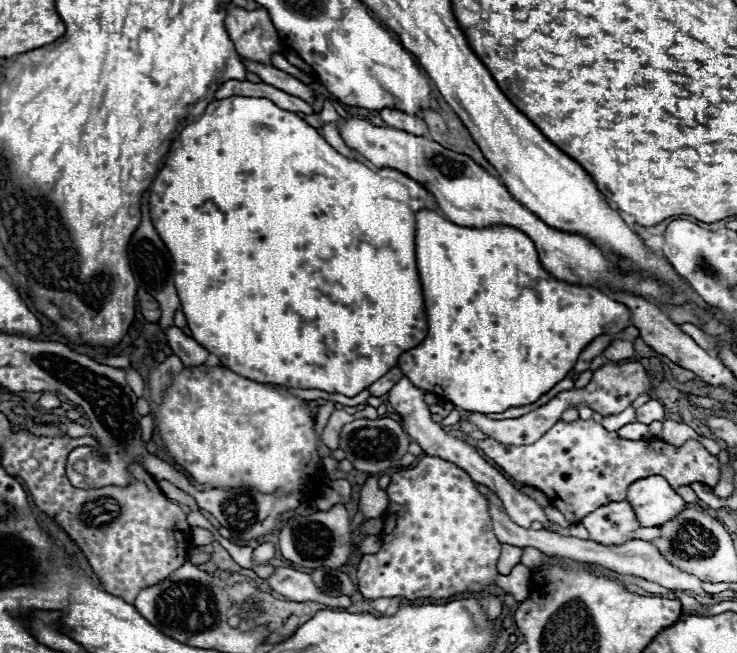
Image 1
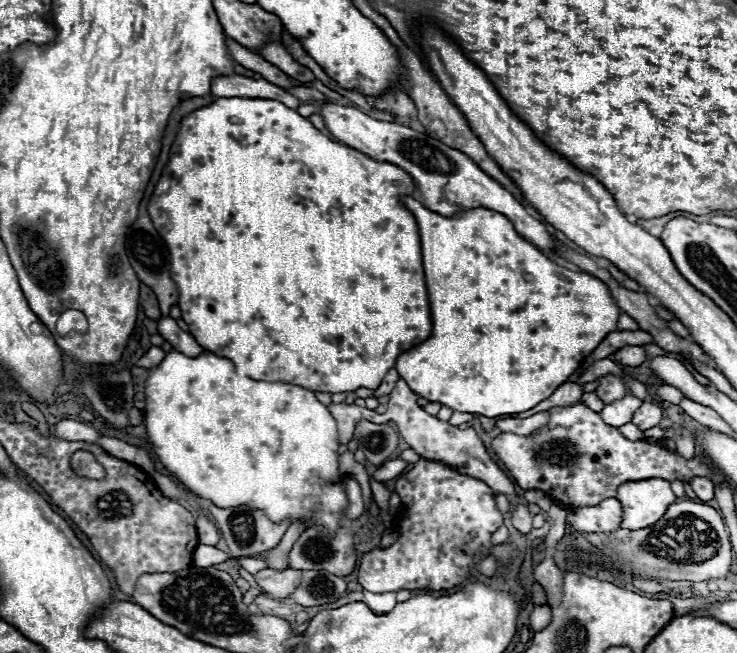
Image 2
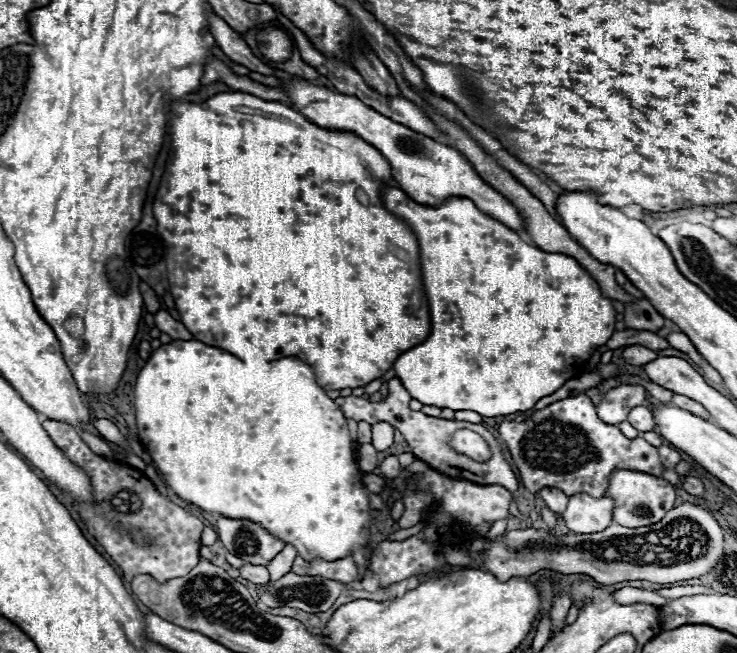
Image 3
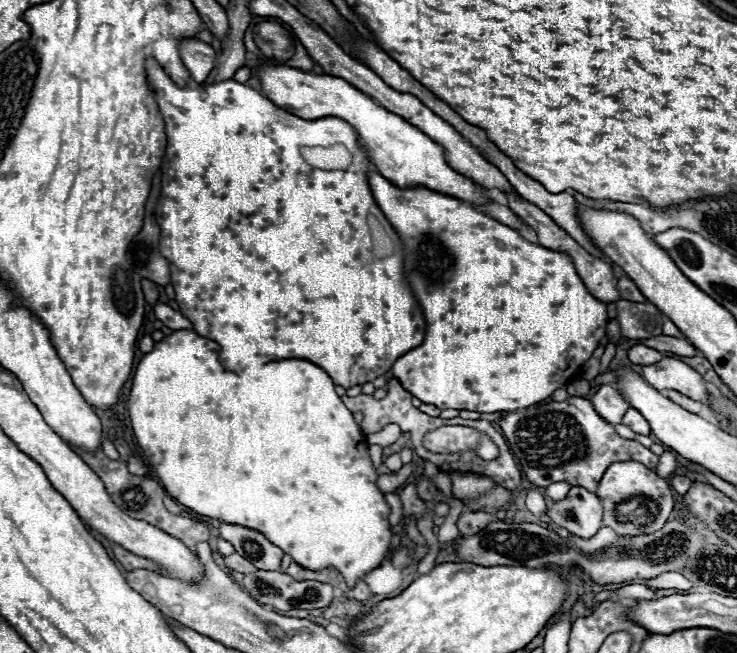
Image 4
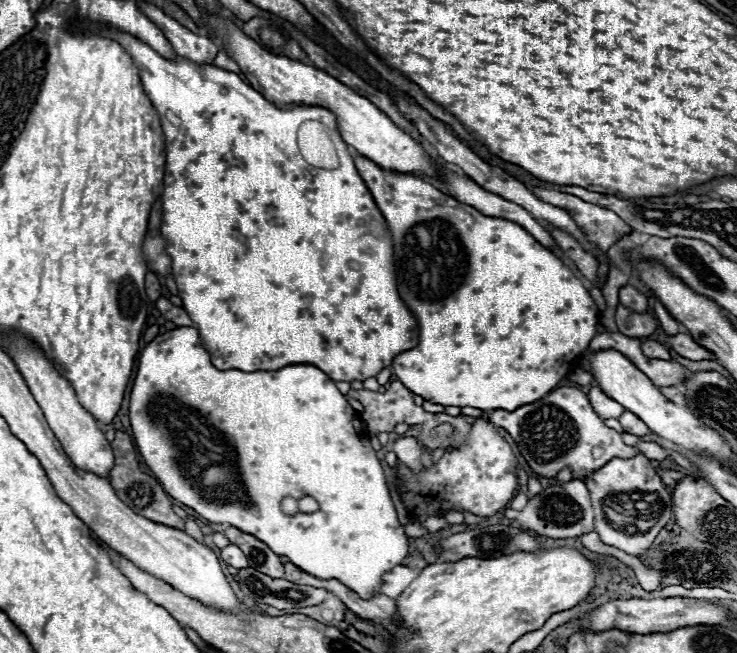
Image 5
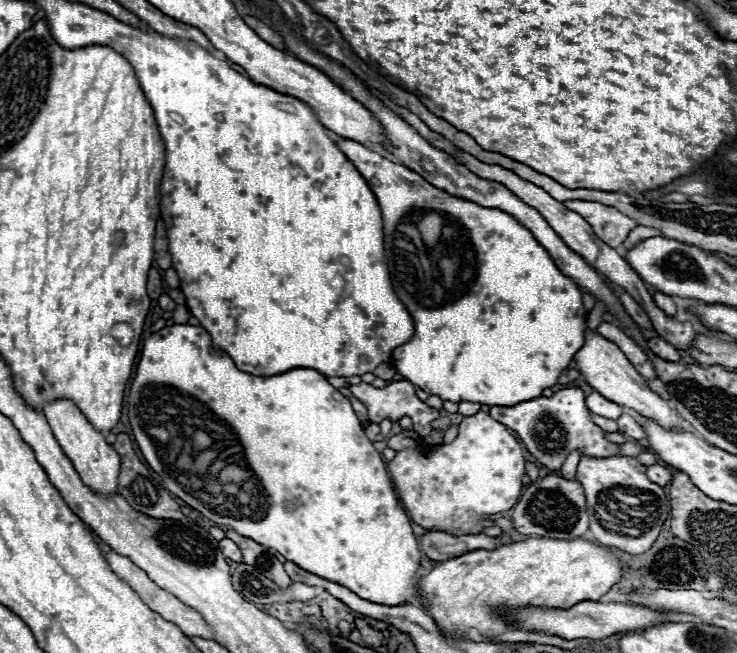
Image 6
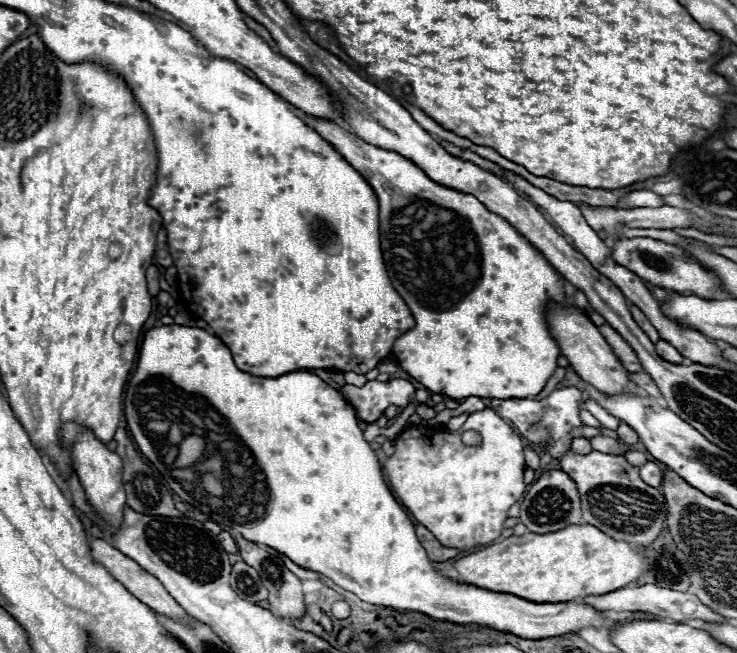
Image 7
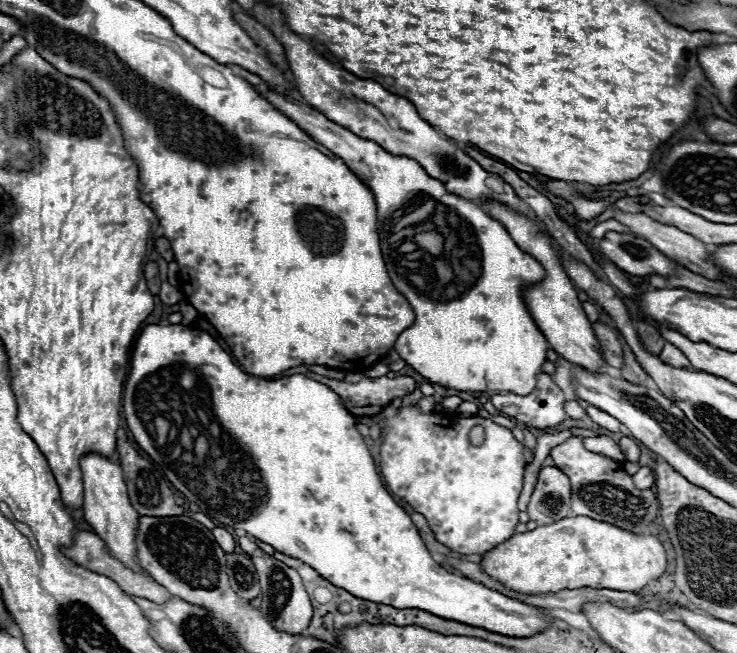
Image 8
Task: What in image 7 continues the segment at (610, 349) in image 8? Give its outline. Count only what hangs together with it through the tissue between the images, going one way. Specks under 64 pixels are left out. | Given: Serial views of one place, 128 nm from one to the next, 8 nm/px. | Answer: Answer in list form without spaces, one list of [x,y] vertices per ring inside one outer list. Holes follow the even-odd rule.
[[[602,324],[602,326],[598,326],[598,330],[600,330],[600,334],[608,340],[608,344],[610,344],[612,350],[614,350],[614,354],[618,356],[618,360],[622,362],[622,366],[624,366],[628,372],[638,372],[638,370],[642,370],[642,368],[640,368],[640,362],[636,360],[636,354],[634,354],[632,348],[628,346],[628,342],[626,342],[610,324]]]

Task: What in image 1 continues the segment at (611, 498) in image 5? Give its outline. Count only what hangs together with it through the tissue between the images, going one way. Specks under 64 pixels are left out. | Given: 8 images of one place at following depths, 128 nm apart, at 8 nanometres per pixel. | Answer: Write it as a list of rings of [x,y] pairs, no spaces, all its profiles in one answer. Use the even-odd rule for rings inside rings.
[[[648,476],[628,486],[626,500],[630,502],[640,526],[660,526],[672,520],[686,502],[662,476]]]

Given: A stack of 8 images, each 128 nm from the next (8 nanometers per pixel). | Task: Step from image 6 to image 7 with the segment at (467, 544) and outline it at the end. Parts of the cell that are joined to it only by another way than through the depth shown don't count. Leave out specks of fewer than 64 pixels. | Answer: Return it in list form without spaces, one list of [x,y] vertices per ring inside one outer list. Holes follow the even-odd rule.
[[[416,524],[416,534],[418,534],[422,546],[426,548],[430,560],[444,562],[444,560],[450,560],[450,558],[454,558],[454,556],[458,554],[456,548],[446,548],[446,546],[442,546],[442,544],[434,538],[434,534],[432,534],[428,528],[424,528],[422,524]]]

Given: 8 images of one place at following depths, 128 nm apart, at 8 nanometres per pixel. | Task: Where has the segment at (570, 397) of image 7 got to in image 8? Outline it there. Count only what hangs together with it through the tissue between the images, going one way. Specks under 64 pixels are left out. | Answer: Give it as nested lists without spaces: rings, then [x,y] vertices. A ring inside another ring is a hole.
[[[540,372],[536,380],[536,388],[528,396],[520,396],[514,392],[496,394],[496,408],[528,428],[556,428],[568,418],[562,408],[566,398],[548,374]]]

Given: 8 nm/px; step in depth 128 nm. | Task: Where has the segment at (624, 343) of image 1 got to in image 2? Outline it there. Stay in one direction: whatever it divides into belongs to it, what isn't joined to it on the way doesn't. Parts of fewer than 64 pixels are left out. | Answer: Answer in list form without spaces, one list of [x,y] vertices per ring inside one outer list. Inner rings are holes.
[[[624,346],[614,356],[624,366],[640,366],[642,362],[646,362],[646,352],[642,346]]]

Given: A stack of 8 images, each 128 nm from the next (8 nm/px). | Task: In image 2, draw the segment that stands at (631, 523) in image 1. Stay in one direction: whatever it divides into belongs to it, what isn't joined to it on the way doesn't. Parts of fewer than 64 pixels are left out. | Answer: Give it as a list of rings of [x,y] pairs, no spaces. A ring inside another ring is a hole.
[[[608,498],[596,506],[570,506],[568,522],[578,532],[612,532],[620,528],[622,504],[616,498]]]

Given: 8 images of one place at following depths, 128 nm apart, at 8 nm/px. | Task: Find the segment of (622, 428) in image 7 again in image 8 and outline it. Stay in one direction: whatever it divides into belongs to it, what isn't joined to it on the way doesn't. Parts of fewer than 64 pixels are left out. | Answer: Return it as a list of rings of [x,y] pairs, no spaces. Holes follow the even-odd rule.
[[[624,436],[618,444],[620,444],[620,448],[622,448],[622,454],[626,456],[626,462],[638,462],[638,458],[640,458],[640,448],[638,448],[638,444],[636,444],[634,438]]]

